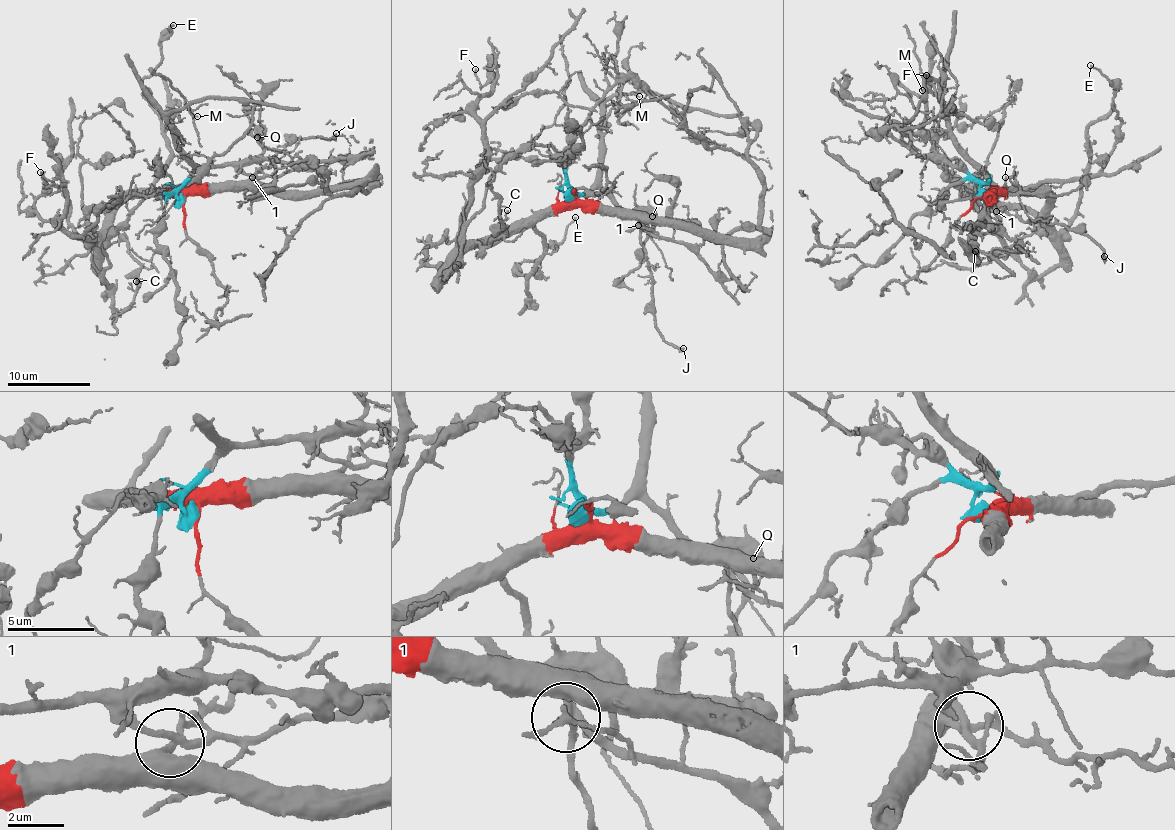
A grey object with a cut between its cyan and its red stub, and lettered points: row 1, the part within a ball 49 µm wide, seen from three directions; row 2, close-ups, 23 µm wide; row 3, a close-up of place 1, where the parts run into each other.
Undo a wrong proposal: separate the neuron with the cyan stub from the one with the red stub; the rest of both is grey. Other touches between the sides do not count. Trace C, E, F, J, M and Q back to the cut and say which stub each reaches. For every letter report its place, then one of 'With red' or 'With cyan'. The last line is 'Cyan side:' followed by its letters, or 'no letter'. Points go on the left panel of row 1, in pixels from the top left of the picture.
C: Place: (136, 281). With red
E: Place: (173, 25). With red
F: Place: (40, 172). With red
J: Place: (336, 133). With red
M: Place: (197, 116). With cyan
Q: Place: (257, 137). With cyan
Cyan side: M, Q

